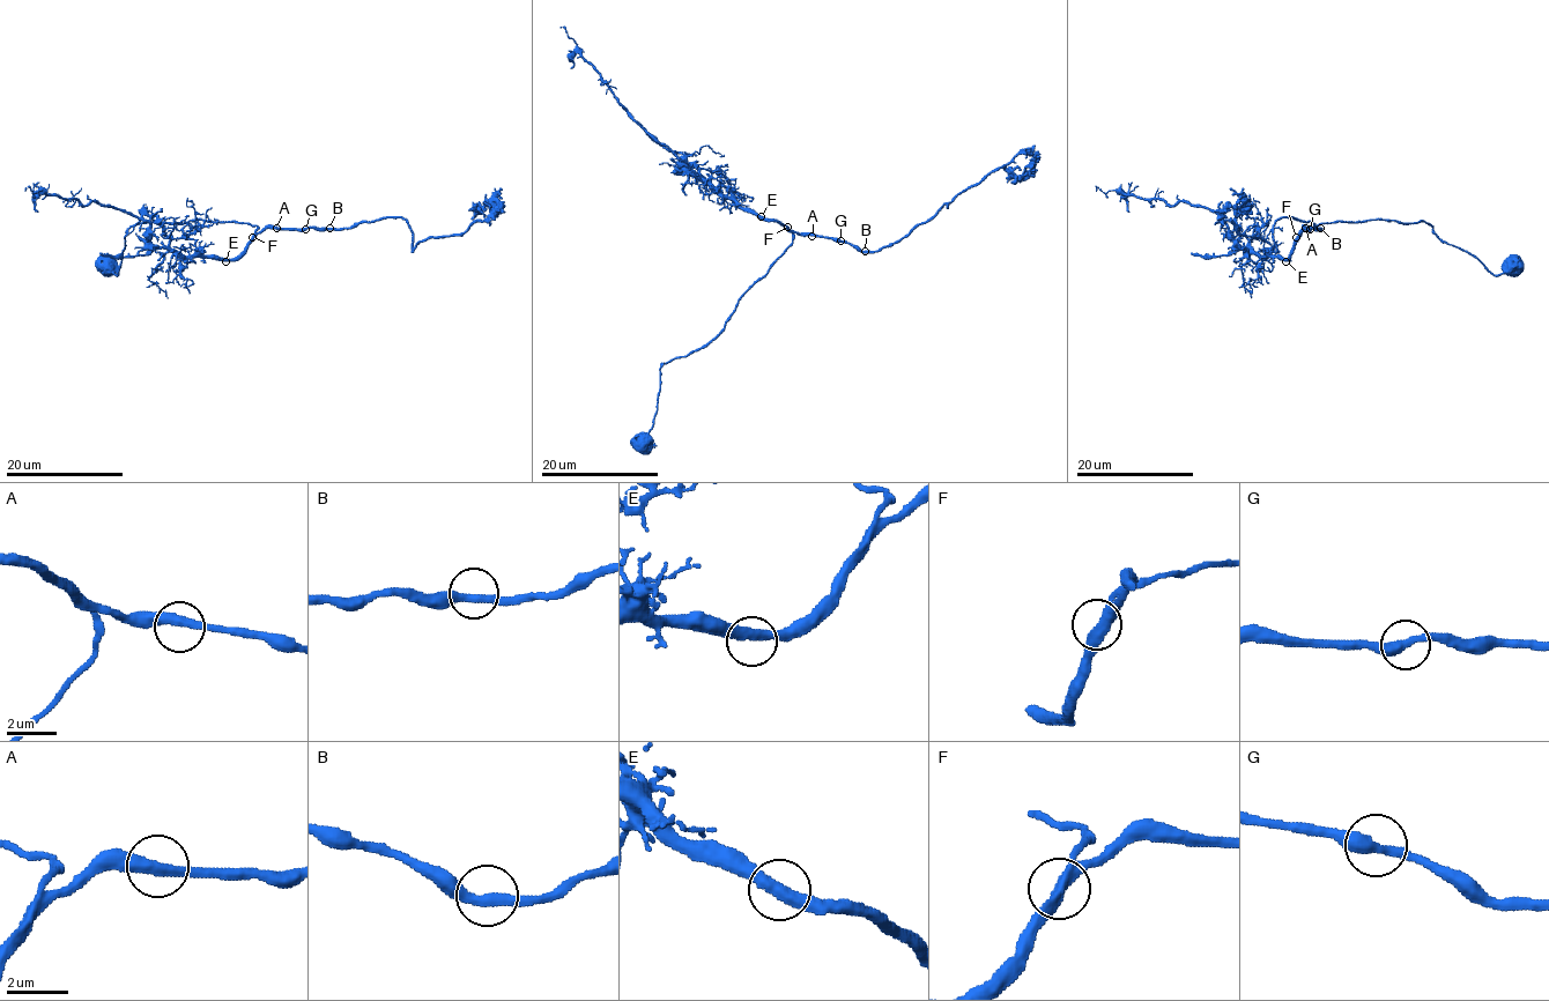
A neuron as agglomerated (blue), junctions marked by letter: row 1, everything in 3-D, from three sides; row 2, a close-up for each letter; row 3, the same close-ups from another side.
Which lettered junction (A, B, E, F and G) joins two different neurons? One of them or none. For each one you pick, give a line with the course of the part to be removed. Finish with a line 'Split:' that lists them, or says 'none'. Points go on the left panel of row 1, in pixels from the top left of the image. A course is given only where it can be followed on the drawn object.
Split: none

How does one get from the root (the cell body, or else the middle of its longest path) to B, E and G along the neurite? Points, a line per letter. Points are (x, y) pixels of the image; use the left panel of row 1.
B: (261, 230), (330, 228)
E: (261, 230), (238, 256), (225, 261)
G: (261, 230), (305, 229)

